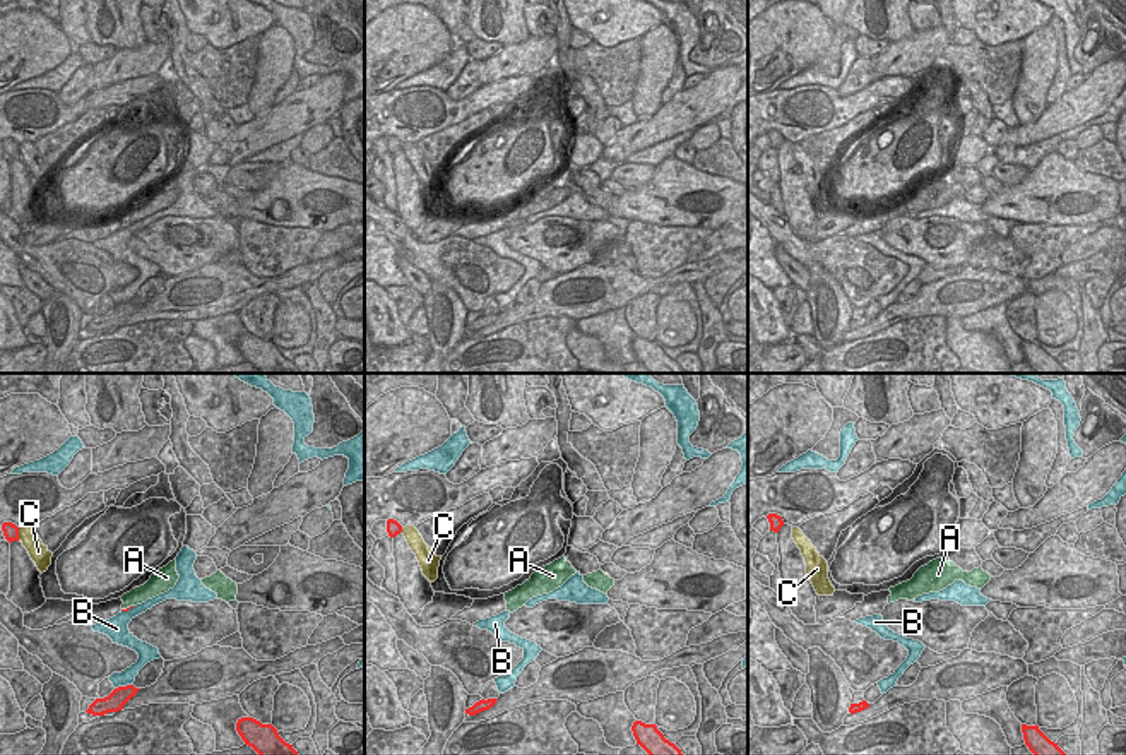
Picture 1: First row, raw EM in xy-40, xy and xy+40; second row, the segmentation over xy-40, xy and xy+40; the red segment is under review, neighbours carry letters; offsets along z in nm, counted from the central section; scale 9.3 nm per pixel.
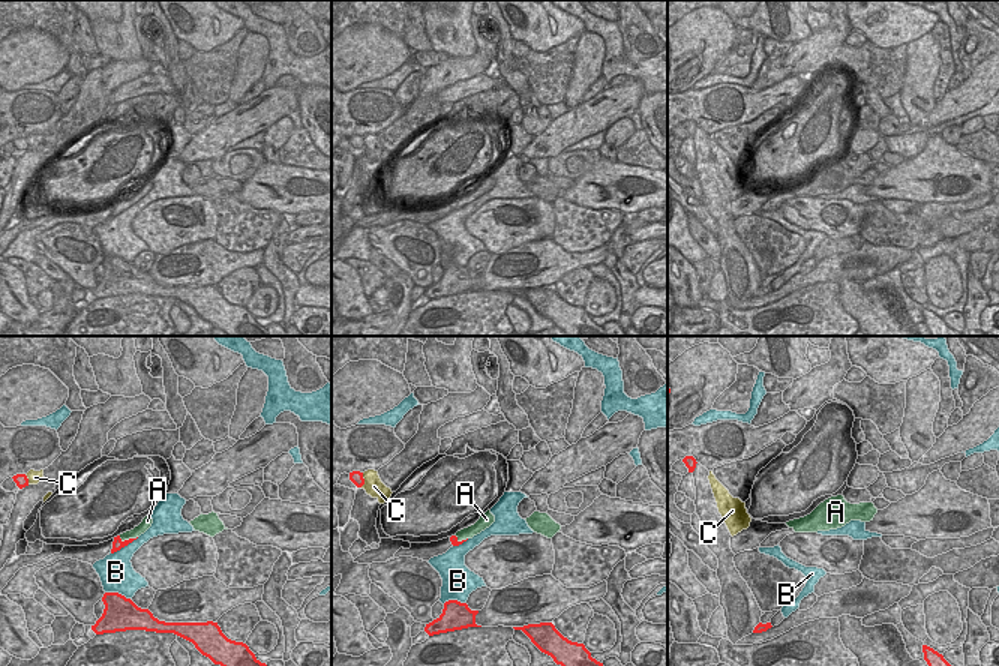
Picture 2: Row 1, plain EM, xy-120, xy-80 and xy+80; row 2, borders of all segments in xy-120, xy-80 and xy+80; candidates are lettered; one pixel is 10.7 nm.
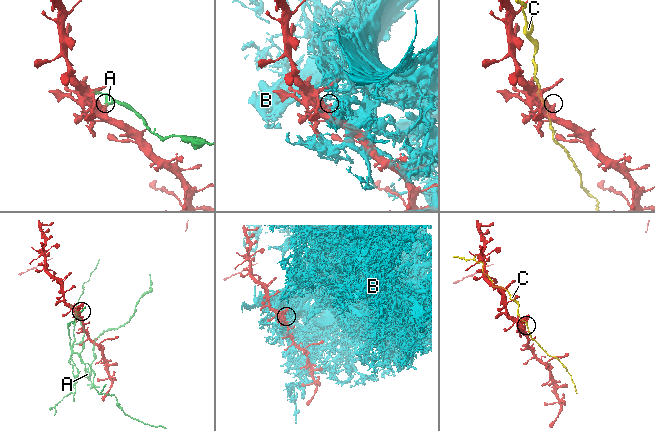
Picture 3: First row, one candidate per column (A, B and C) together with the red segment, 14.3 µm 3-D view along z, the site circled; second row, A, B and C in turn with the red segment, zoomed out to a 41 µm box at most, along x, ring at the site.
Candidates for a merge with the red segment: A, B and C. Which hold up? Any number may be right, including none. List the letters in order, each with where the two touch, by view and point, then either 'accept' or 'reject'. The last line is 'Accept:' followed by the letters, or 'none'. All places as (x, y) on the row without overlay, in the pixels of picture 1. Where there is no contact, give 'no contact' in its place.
A: xy-40 (127, 225) | reject
B: xy-40 (122, 303) | reject
C: xy-40 (17, 151) | reject
Accept: none

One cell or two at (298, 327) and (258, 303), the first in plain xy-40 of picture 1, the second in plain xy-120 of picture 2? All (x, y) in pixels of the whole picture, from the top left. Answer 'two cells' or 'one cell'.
one cell

